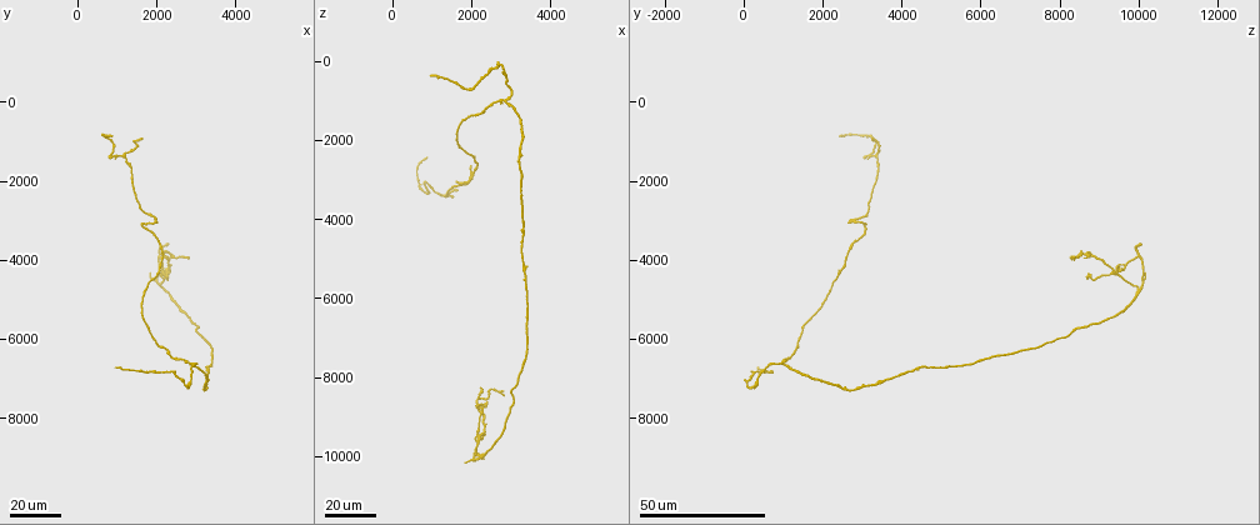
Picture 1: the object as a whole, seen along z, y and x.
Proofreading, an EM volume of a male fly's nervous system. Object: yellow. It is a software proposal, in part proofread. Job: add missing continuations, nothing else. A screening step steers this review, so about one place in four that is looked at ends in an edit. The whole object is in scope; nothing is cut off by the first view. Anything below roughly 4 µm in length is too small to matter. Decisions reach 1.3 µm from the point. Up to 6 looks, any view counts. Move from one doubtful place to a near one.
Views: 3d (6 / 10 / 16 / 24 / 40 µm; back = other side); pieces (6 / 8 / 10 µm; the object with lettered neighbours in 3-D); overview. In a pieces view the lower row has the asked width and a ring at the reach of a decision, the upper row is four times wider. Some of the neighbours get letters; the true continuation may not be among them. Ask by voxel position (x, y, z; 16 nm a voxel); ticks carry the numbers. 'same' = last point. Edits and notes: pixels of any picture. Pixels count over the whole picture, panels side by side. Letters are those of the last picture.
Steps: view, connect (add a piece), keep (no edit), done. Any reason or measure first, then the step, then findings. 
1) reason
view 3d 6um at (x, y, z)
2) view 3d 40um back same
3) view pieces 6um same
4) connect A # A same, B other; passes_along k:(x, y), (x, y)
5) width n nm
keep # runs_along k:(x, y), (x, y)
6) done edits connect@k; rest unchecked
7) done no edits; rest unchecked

an open end
view 3d 40um at (950, 6750, 300)

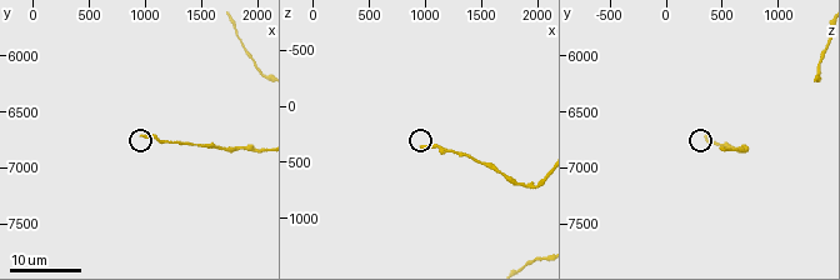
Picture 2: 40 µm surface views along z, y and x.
view 3d 10um at (980, 6720, 360)

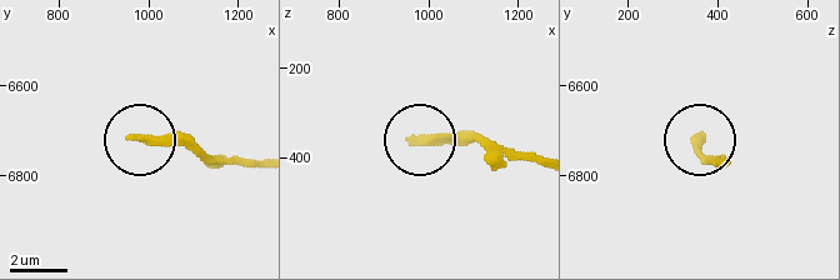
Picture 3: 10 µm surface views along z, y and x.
view pieces 10um at (965, 6710, 365)

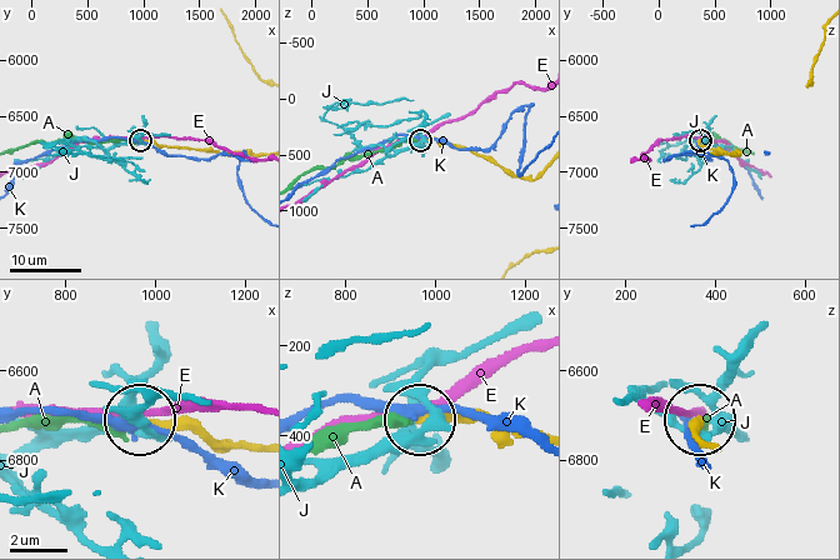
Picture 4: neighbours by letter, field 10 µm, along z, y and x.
width 220 nm
connect A # A same, E other, J other, K other; the cell continues

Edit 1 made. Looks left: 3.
view overview

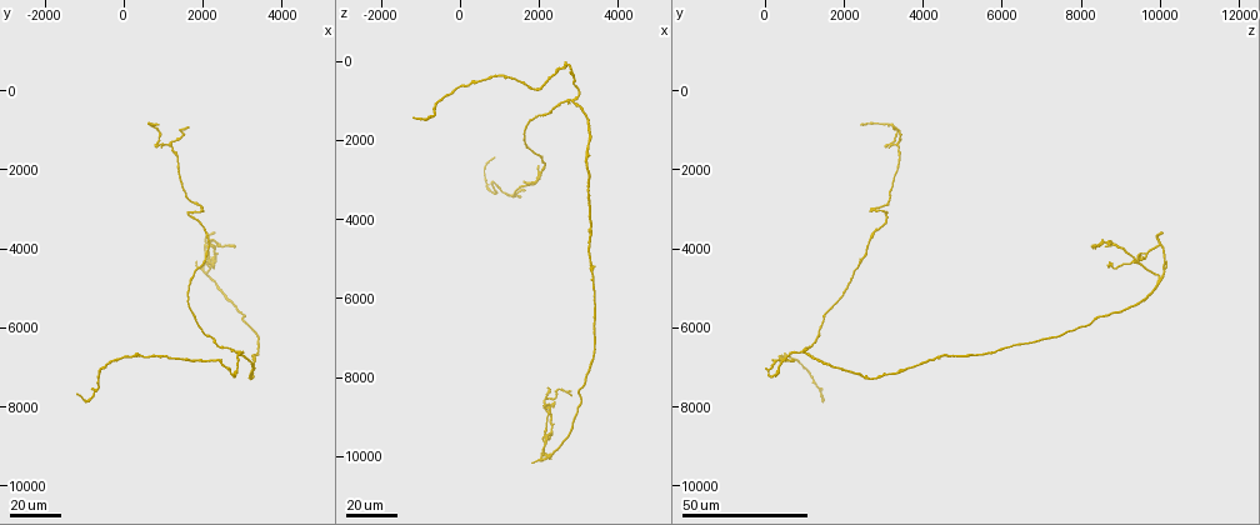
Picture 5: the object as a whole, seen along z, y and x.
an open end
view 3d 24um at (1600, 950, 3250)

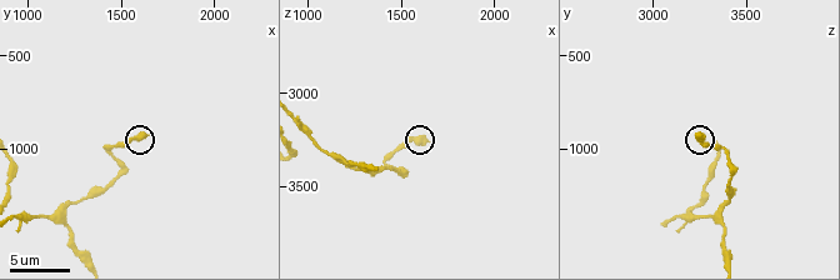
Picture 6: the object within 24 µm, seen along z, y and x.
view pieces 6um at (1640, 920, 3260)

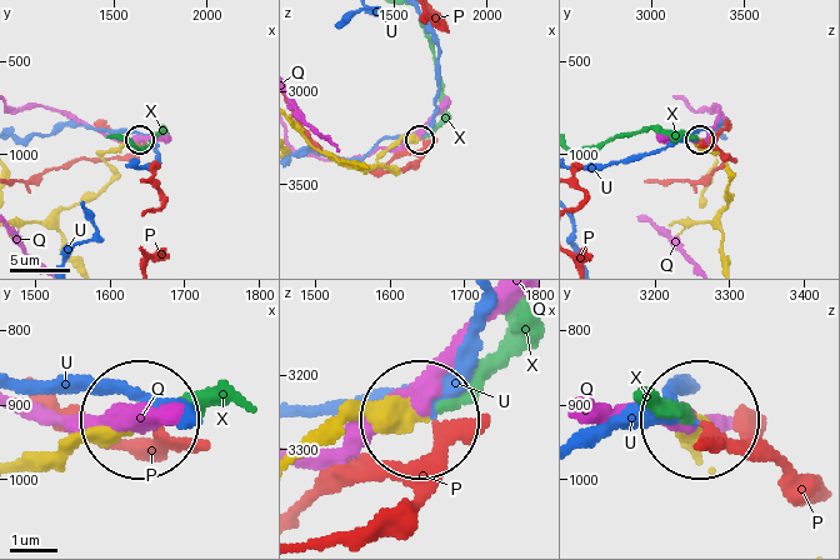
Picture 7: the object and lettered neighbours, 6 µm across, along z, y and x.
keep # P other, Q other, U other, X other; runs_along 7:(306, 456), (354, 420), (421, 416); none of them fits

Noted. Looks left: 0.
done edits connect@4; rest unchecked

